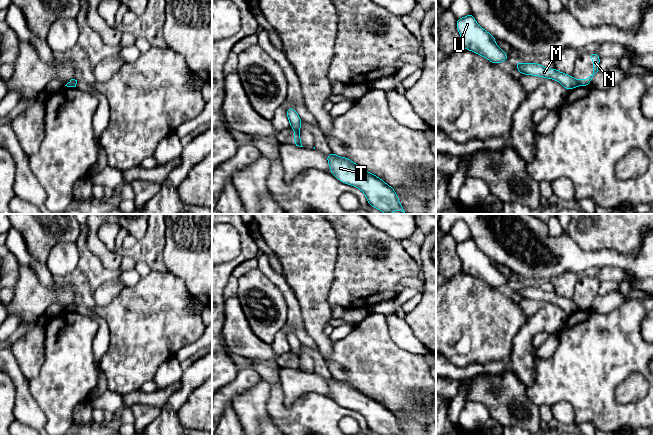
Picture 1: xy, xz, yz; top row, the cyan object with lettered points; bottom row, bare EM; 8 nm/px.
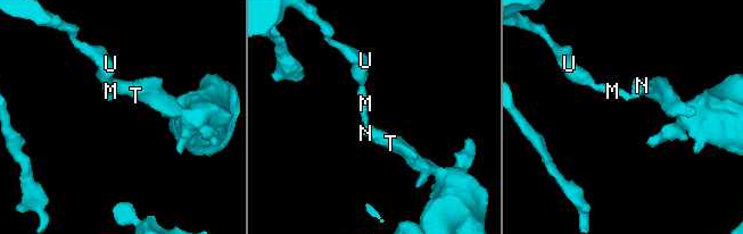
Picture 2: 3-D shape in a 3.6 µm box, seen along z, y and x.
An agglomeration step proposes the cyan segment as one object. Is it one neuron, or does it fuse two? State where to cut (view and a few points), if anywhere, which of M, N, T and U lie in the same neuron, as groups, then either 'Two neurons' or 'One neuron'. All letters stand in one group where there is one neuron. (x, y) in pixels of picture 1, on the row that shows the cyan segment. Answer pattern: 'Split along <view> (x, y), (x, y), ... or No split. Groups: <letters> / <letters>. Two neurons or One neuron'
Split along yz (575, 80), (579, 84). Groups: M U / N T. Two neurons

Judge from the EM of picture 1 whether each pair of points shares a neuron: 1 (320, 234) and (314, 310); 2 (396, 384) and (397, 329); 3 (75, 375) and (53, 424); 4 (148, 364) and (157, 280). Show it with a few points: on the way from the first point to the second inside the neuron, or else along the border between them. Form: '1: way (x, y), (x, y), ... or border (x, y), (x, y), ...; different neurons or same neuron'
1: way (314, 253), (314, 291); same neuron
2: border (386, 324), (390, 338), (398, 346), (419, 354); different neurons
3: way (64, 387), (58, 395), (58, 412); same neuron
4: way (148, 343), (148, 323), (157, 309), (157, 301); same neuron

